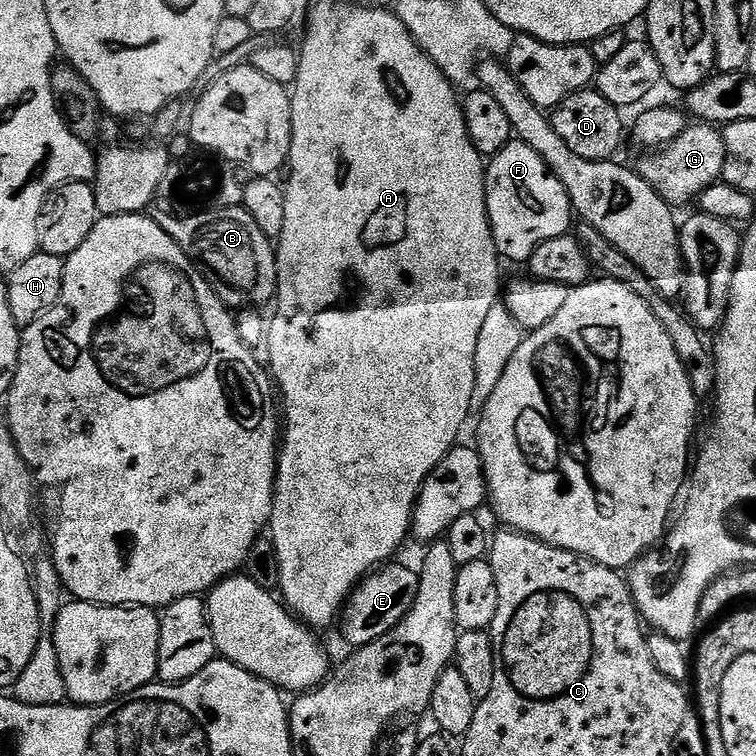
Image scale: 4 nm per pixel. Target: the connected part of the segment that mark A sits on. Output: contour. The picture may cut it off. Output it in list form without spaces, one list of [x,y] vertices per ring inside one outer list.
[[[324,4],[314,9],[304,32],[304,45],[298,48],[298,78],[290,88],[292,145],[286,165],[287,171],[292,173],[284,188],[286,222],[275,245],[276,317],[271,317],[266,341],[266,364],[282,401],[283,416],[270,521],[270,539],[276,547],[280,567],[278,592],[283,603],[313,630],[330,627],[332,619],[341,615],[357,584],[387,565],[403,546],[404,539],[409,539],[412,515],[422,486],[438,462],[446,458],[450,449],[457,447],[459,440],[456,439],[468,424],[474,398],[474,354],[478,350],[478,334],[490,310],[502,296],[502,259],[492,237],[487,190],[484,188],[486,160],[466,130],[464,106],[458,96],[456,100],[453,81],[421,50],[418,42],[414,42],[410,30],[402,26],[395,11],[360,4]]]

